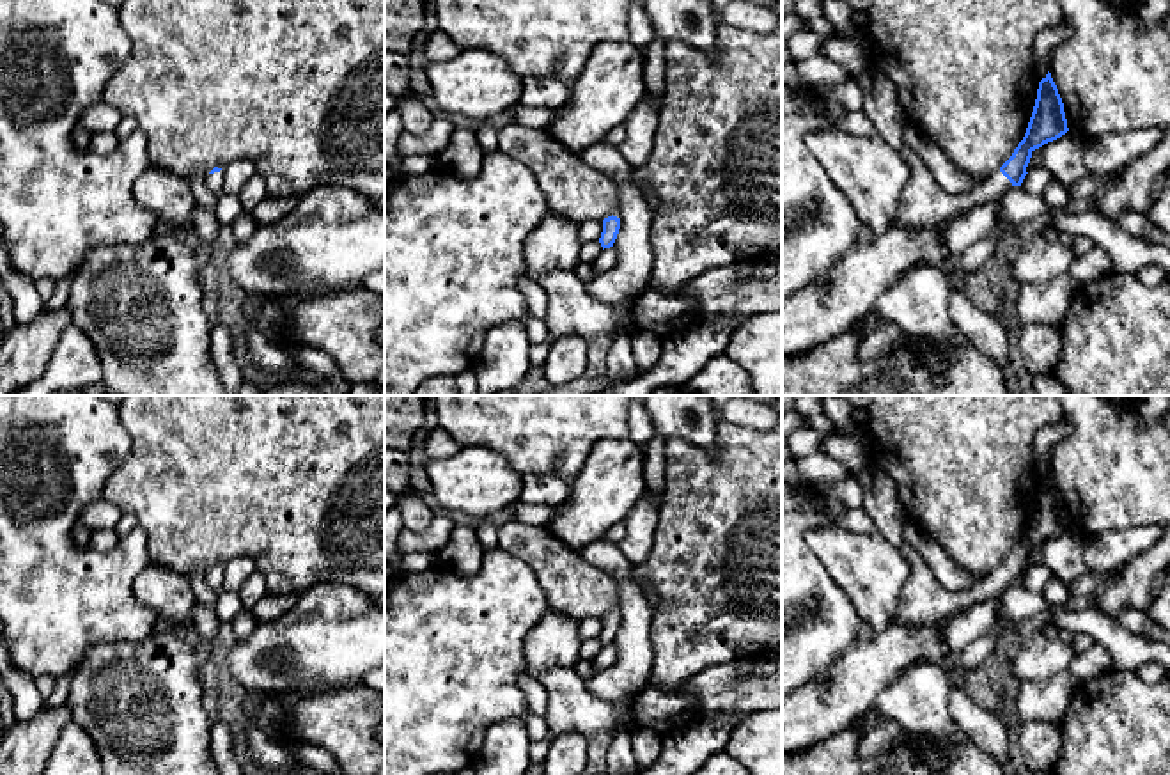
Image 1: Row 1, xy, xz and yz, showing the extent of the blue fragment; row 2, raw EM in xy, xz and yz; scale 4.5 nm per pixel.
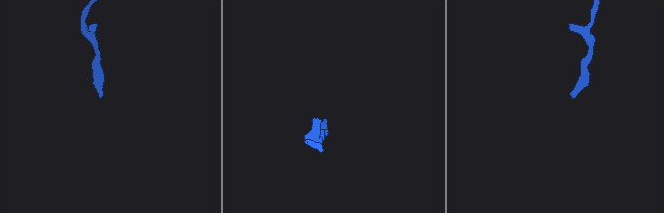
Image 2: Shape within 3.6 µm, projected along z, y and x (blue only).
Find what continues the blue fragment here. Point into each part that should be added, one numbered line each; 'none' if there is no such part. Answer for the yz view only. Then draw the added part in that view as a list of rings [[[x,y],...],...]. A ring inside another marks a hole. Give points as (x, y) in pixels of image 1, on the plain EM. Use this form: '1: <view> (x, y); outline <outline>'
1: yz (924, 602); outline [[[870,459],[856,472],[863,491],[863,511],[872,518],[876,530],[883,534],[909,562],[911,573],[902,589],[895,615],[904,626],[932,626],[954,612],[973,603],[984,603],[998,596],[1012,580],[998,568],[989,576],[964,591],[945,589],[927,568],[920,553],[902,537],[904,513],[897,500],[893,479],[876,470]]]

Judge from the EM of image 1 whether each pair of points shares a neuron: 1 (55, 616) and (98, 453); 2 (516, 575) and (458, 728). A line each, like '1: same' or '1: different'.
1: same
2: same

